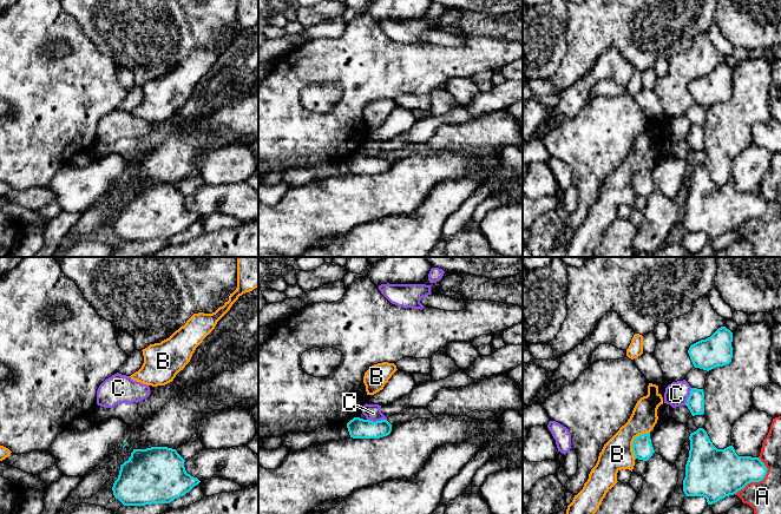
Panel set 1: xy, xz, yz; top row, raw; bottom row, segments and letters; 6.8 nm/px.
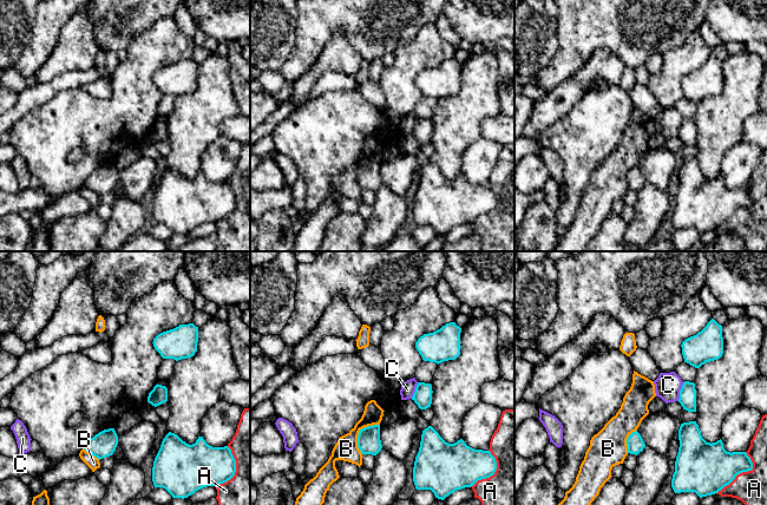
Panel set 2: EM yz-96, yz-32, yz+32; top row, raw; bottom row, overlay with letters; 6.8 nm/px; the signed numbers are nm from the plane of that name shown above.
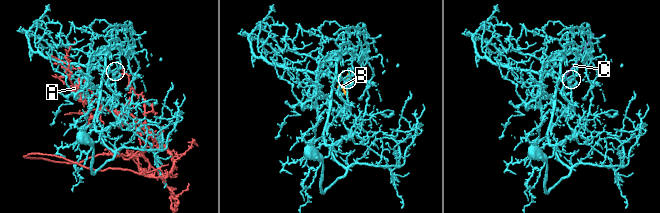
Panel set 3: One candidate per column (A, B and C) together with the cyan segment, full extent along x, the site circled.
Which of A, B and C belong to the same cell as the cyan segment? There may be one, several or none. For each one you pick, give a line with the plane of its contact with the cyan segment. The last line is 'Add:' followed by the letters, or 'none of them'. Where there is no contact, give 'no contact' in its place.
Add: none of them

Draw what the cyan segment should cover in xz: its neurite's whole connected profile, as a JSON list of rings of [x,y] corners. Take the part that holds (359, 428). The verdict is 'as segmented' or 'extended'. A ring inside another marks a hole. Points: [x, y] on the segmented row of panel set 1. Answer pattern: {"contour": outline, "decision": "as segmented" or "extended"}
{"contour": [[[360,417],[350,420],[347,428],[353,439],[380,439],[392,431],[392,424],[387,420],[373,422]]], "decision": "as segmented"}

